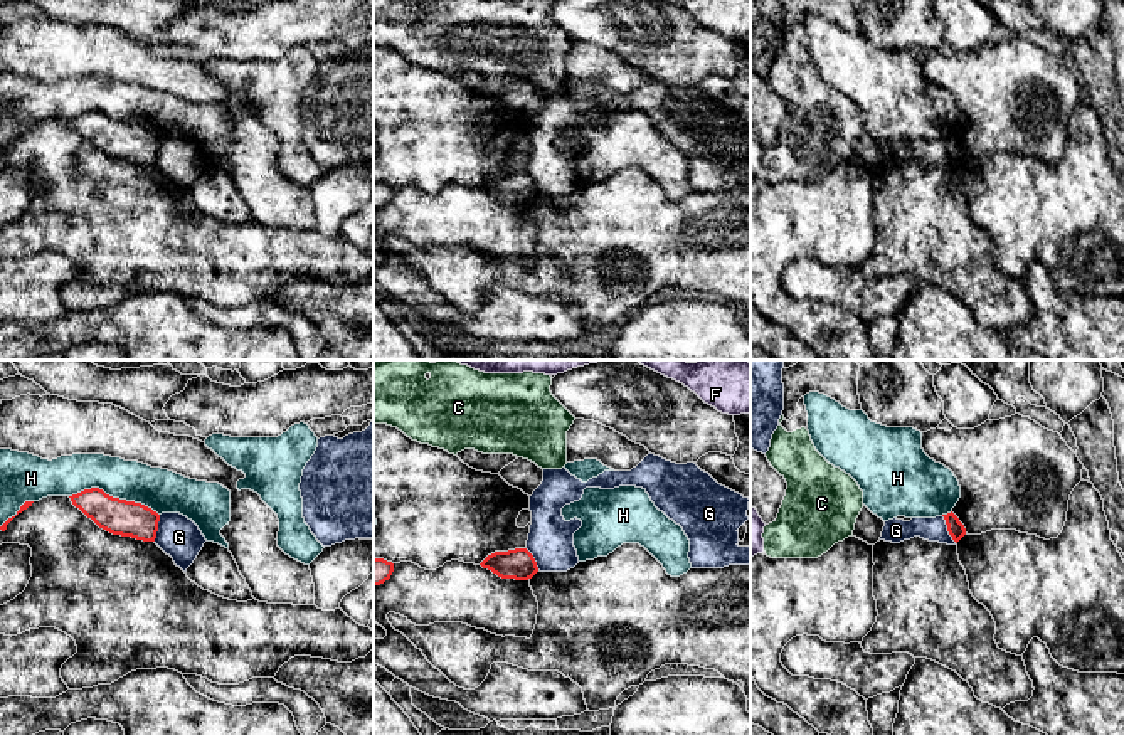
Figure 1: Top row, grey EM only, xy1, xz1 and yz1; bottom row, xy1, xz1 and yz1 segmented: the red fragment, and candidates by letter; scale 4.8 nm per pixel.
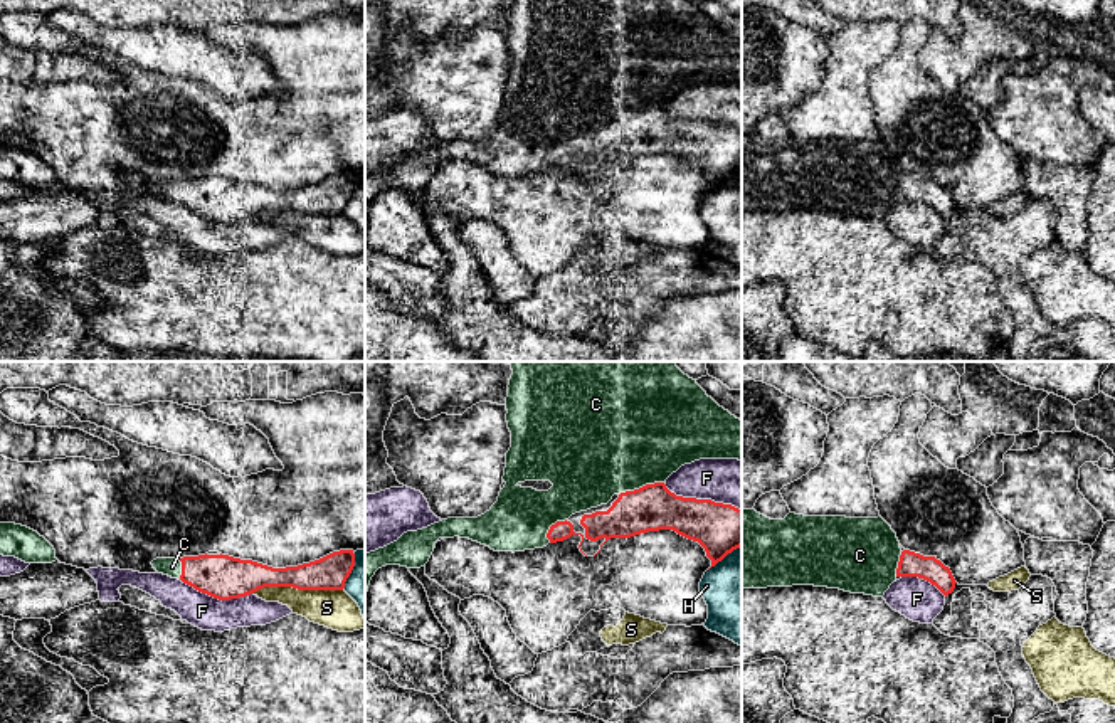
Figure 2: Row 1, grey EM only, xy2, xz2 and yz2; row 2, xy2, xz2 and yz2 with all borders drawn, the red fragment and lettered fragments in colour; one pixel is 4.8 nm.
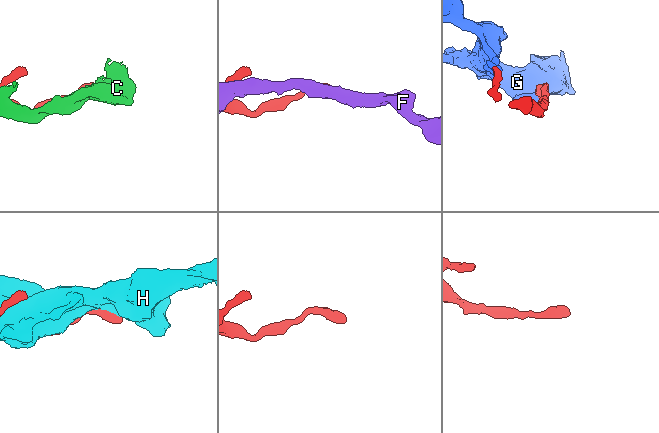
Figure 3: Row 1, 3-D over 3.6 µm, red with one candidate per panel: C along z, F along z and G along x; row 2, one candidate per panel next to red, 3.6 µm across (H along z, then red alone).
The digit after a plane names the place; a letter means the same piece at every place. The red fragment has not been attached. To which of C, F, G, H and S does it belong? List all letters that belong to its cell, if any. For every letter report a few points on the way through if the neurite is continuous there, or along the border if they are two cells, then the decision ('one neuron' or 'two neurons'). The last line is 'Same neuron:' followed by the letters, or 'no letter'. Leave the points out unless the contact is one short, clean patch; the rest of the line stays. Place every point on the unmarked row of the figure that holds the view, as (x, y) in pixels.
C: one neuron
F: two neurons
G: two neurons
H: two neurons
S: two neurons
Same neuron: C

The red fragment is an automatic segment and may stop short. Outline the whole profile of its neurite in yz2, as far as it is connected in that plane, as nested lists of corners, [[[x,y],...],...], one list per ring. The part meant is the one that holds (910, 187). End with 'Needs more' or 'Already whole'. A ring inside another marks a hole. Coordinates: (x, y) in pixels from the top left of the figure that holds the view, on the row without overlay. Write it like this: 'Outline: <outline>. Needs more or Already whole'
Outline: [[[742,133],[742,212],[814,208],[883,220],[898,200],[923,202],[945,220],[957,207],[950,192],[935,180],[901,173],[896,156],[881,140],[789,136],[784,143],[770,143],[755,133]]]. Needs more

